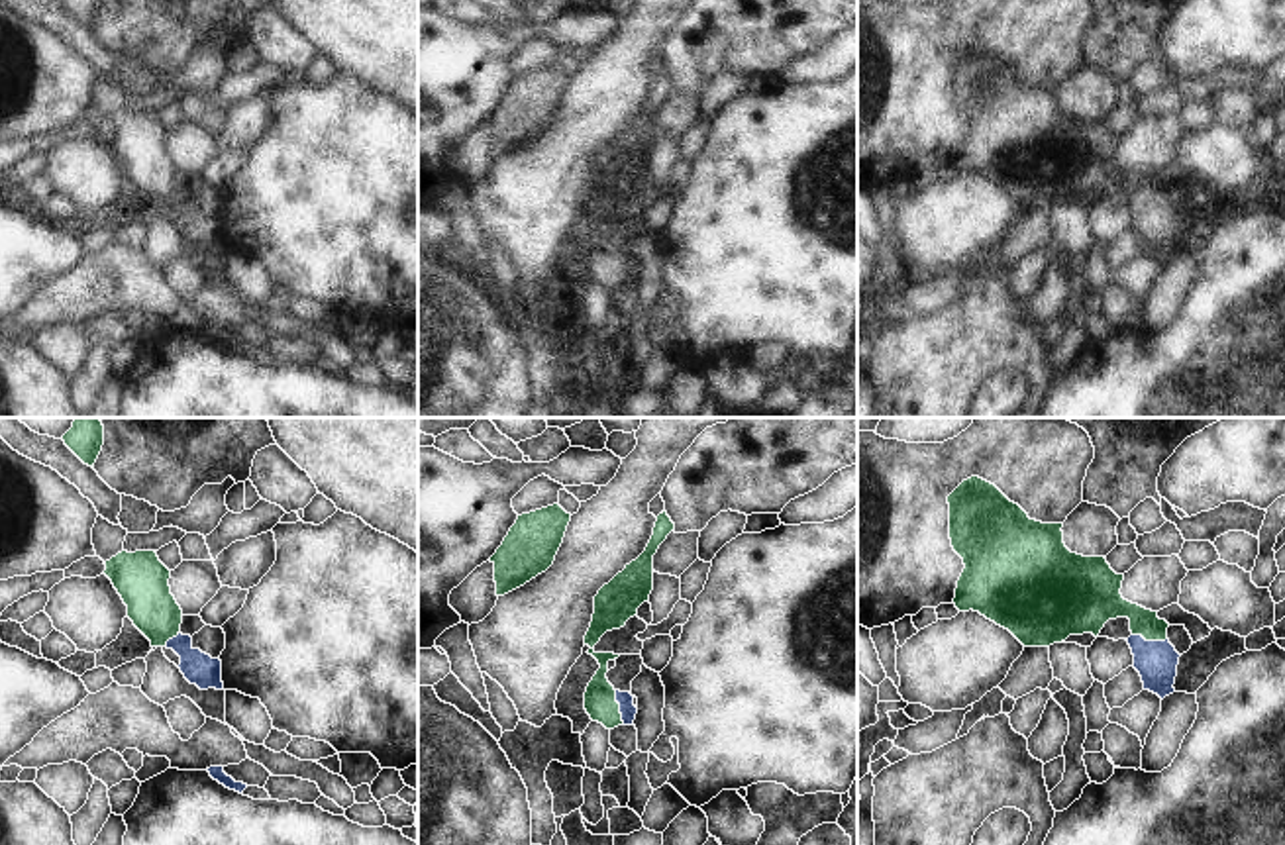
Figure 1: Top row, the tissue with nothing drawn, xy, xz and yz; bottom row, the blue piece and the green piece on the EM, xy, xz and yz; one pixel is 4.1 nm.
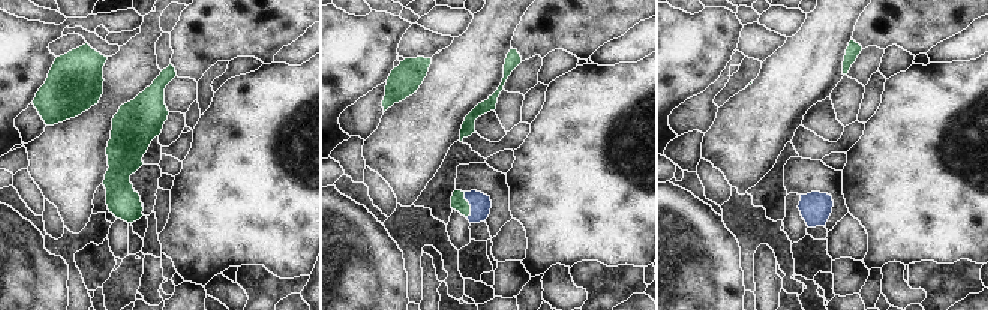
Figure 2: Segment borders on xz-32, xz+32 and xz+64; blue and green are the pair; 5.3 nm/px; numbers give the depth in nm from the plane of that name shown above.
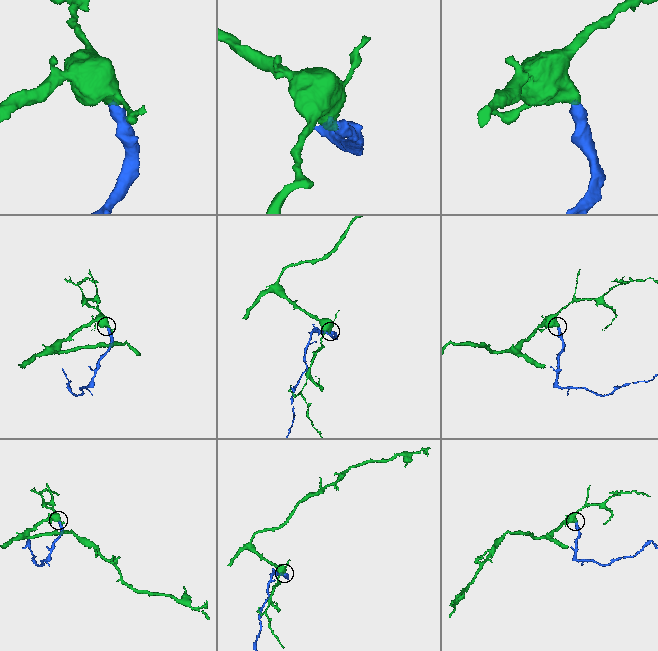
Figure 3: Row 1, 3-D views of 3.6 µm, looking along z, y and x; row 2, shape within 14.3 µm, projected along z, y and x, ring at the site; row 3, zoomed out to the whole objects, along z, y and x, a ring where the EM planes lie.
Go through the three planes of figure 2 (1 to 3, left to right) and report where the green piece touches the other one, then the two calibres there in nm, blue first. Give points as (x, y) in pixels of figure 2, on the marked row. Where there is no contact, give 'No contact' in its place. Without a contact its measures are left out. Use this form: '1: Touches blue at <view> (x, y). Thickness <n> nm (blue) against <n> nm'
1: No contact
2: Touches blue at xz+32 (470, 204). Thickness 110 nm (blue) against 80 nm
3: No contact

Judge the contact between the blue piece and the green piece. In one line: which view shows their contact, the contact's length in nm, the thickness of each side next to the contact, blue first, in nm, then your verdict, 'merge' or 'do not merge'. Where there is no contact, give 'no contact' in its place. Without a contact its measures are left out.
xz | 150 nm | 70/130 nm | merge

